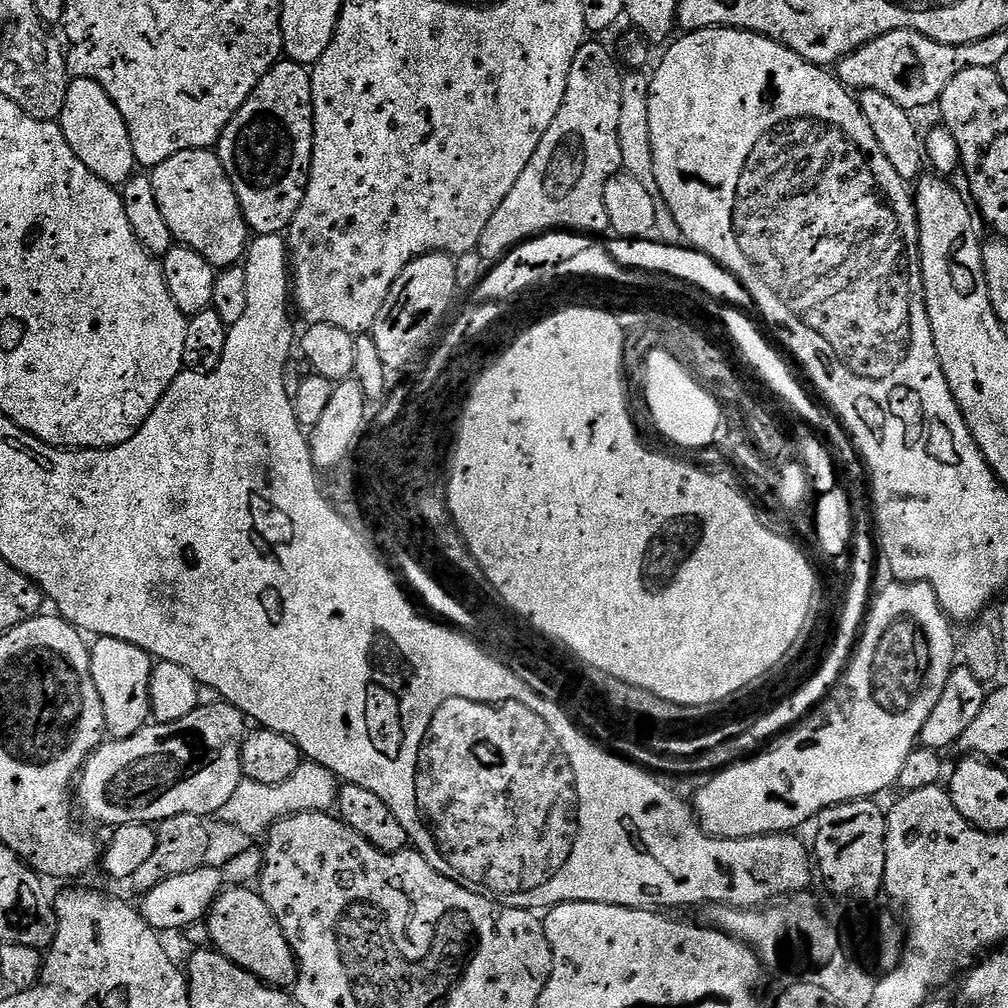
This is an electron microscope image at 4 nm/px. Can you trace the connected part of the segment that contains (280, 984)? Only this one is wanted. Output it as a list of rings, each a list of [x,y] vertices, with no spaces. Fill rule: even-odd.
[[[248,886],[229,887],[212,902],[206,923],[215,951],[221,952],[274,988],[284,990],[295,985],[298,961],[274,914],[268,909],[266,902],[262,902],[259,891]]]

